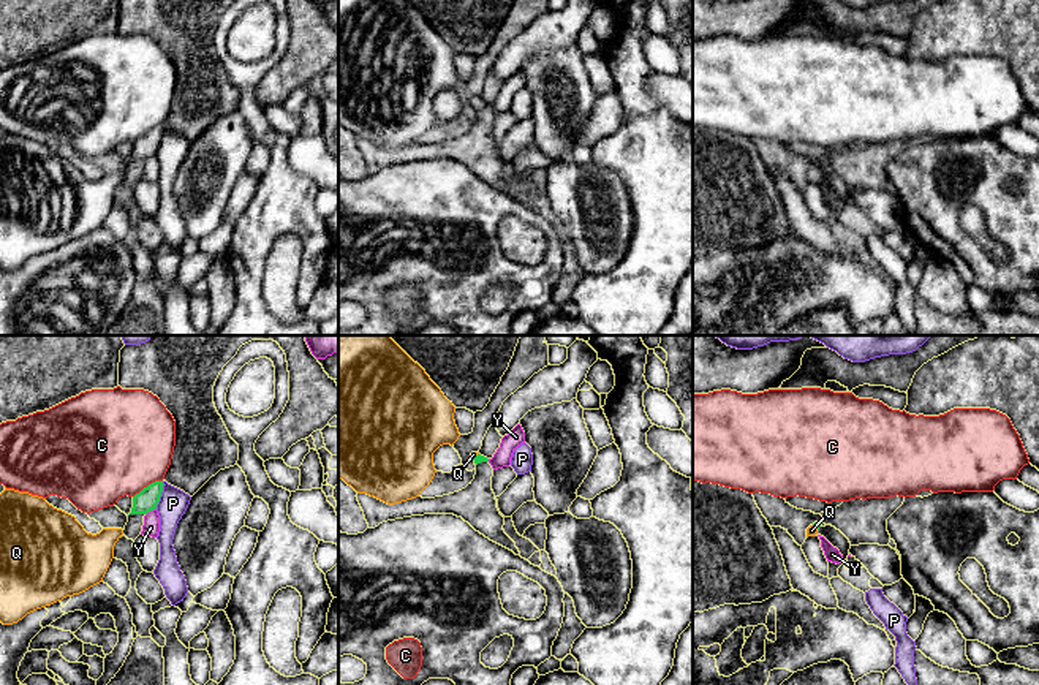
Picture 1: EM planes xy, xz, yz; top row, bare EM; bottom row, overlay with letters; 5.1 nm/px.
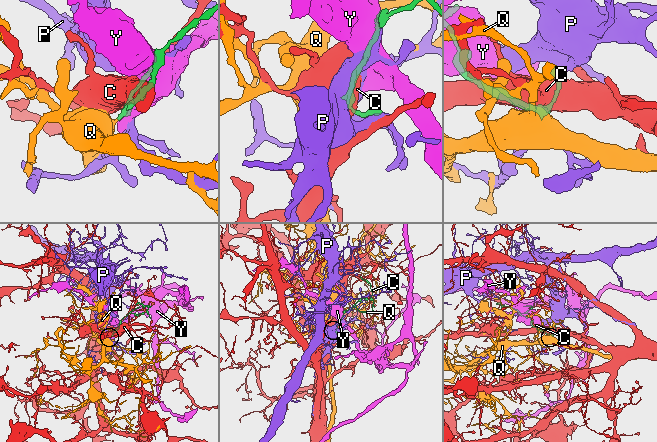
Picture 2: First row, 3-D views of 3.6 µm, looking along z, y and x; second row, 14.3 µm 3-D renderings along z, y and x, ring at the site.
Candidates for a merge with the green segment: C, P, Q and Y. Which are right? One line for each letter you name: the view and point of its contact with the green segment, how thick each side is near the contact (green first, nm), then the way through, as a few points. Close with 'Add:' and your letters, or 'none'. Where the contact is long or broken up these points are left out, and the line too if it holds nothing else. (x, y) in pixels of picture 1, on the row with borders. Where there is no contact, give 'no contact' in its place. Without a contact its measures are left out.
Q: contact xz (476, 456); calibres 50 and 30 nm; way xz (478, 459), (476, 456), (473, 454)
Add: Q

